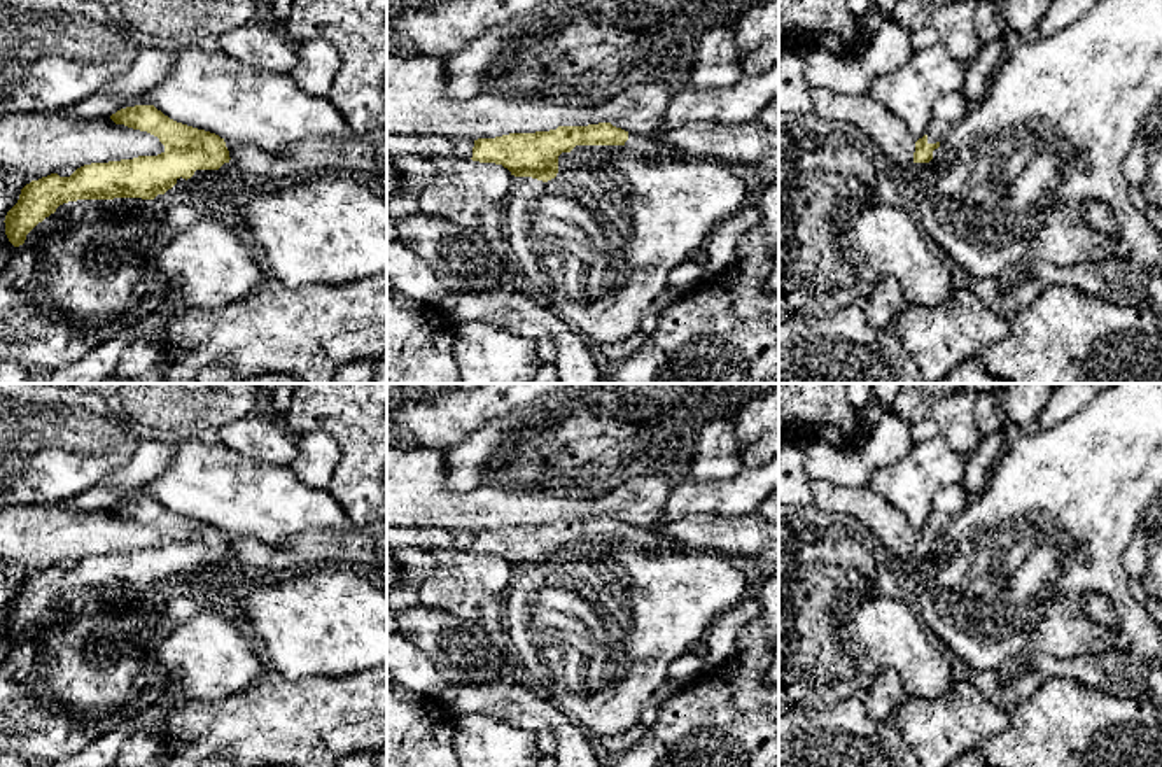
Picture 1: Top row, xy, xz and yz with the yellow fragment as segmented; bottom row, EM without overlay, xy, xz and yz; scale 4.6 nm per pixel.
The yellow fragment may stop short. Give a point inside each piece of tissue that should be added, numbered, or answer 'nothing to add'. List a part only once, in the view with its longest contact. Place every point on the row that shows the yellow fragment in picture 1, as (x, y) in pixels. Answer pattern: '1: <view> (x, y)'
1: yz (949, 109)

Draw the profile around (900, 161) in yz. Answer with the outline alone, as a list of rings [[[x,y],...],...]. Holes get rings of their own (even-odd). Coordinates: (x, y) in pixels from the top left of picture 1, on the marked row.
[[[812,88],[814,114],[822,121],[840,121],[859,128],[875,142],[894,173],[906,177],[914,165],[915,138],[905,123],[870,95],[838,95]]]

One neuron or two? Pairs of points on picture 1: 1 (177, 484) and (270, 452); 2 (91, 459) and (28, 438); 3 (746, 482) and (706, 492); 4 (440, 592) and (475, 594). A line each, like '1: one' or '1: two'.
1: two
2: one
3: one
4: one

